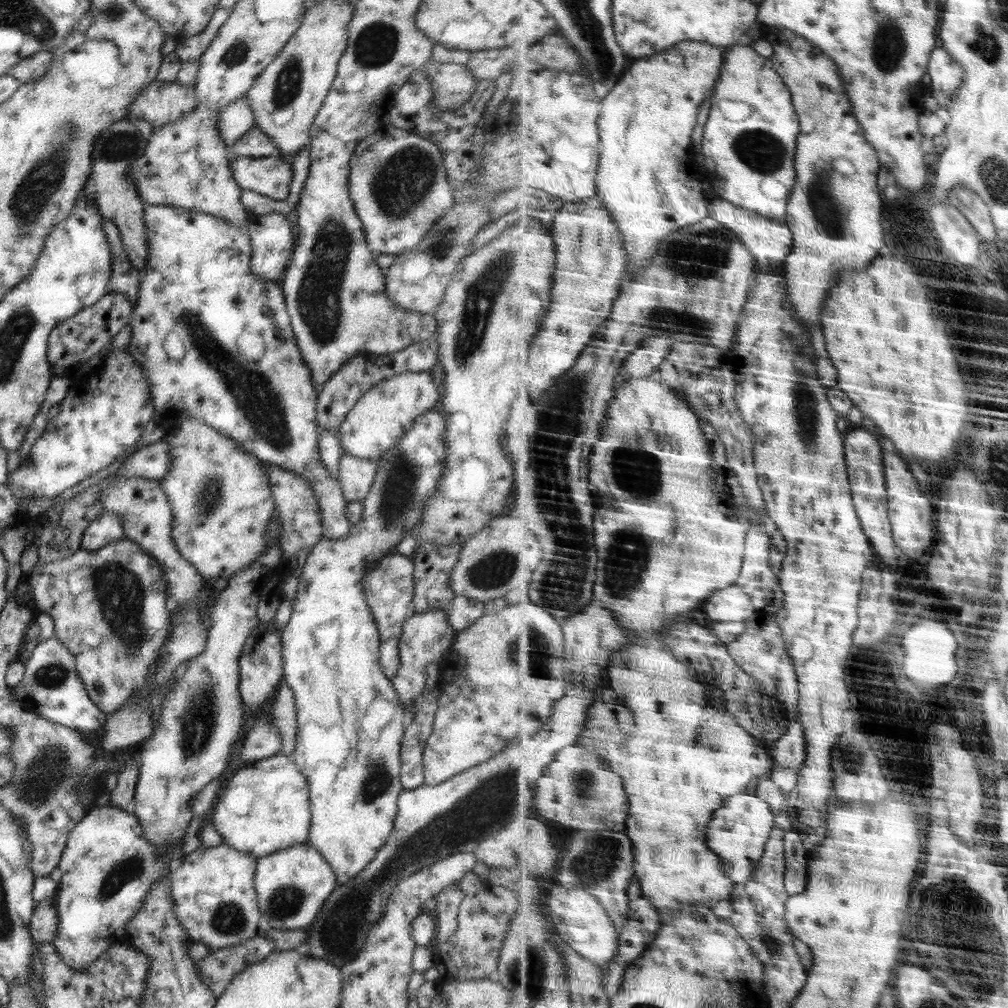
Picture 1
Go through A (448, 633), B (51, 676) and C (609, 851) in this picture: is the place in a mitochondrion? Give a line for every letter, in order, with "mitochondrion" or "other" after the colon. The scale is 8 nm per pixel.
A: other
B: mitochondrion
C: mitochondrion

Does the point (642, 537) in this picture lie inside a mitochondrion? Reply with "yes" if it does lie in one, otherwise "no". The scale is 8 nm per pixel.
yes

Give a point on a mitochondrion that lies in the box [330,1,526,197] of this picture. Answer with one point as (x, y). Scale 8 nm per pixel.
(377, 43)

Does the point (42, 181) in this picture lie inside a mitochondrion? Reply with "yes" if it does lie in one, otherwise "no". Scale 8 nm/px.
yes

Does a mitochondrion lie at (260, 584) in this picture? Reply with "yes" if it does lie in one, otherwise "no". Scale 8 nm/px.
no

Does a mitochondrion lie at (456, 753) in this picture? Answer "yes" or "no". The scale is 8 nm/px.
no

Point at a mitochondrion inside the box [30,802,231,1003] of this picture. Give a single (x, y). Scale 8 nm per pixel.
(119, 875)

